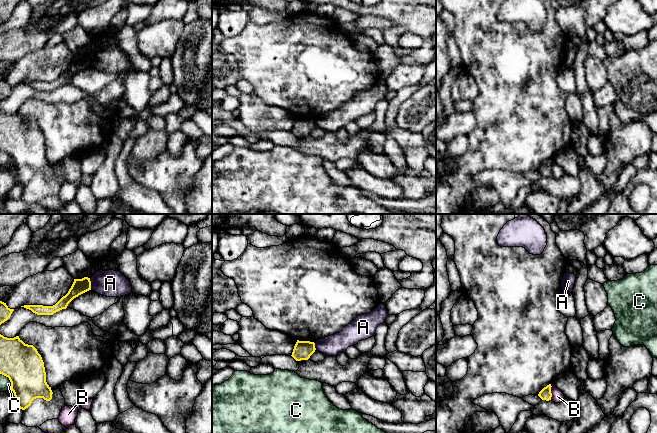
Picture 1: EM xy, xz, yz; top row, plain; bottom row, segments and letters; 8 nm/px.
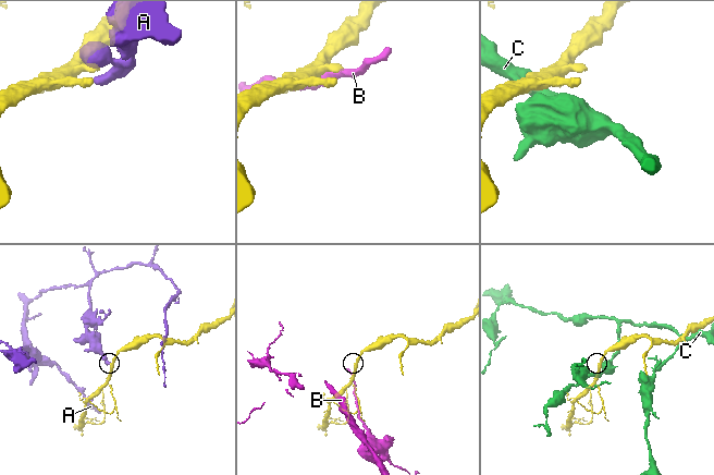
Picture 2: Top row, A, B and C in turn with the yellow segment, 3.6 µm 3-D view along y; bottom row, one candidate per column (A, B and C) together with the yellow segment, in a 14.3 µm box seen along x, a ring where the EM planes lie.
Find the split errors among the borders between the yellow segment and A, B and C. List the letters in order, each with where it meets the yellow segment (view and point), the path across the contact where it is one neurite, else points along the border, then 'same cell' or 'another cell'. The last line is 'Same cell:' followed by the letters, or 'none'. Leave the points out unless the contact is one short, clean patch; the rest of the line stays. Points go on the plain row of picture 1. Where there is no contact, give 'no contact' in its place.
A: meets yellow in xy at (90, 59); border along xy (89, 54), (91, 64); another cell
B: meets yellow in yz at (550, 167); another cell
C: meets yellow in xy at (9, 155); another cell
Same cell: none

